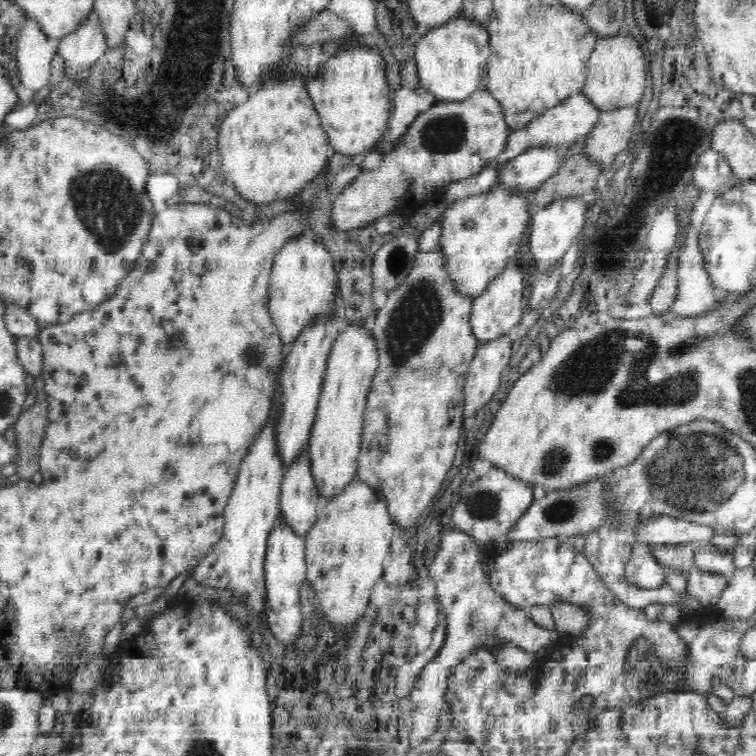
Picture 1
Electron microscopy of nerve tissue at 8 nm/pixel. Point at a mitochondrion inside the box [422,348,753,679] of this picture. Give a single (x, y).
(698, 472)

